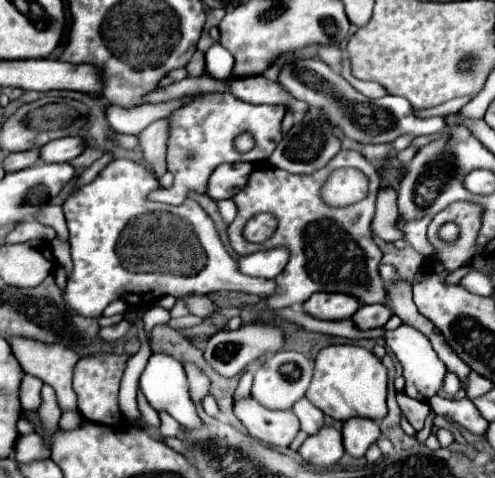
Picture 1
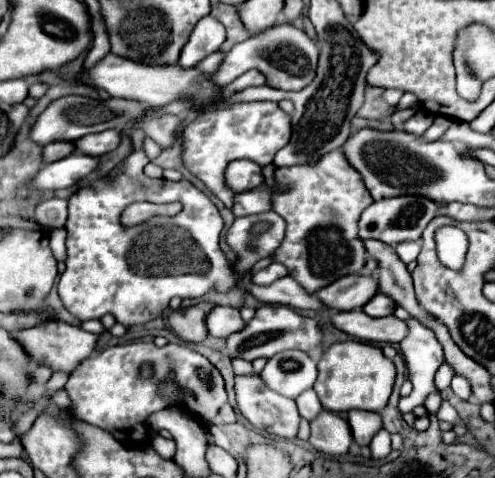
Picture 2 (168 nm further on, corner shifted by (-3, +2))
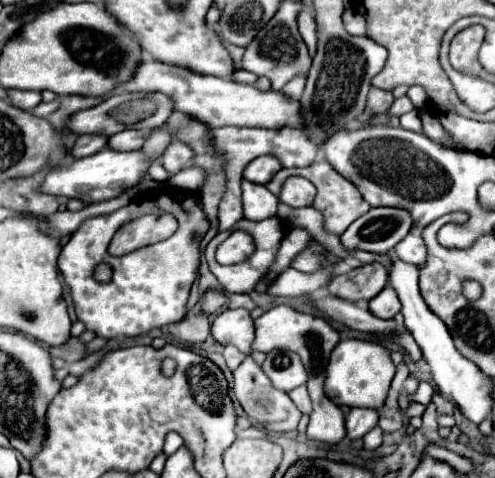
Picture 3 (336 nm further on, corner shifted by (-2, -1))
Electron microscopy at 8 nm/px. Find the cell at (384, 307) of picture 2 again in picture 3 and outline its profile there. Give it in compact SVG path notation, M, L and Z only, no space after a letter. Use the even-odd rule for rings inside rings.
M384 288L378 296L368 302L368 310L382 320L390 320L394 314L400 312L400 300L392 288Z

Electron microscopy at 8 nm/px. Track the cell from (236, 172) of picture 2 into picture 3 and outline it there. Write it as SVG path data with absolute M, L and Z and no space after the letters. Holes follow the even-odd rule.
M260 156L260 158L254 158L244 168L244 180L254 182L254 184L266 184L280 168L282 164L274 156Z

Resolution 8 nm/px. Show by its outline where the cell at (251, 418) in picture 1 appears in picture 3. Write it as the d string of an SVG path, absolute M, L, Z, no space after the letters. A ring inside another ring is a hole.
M250 356L234 370L234 394L240 402L240 406L244 408L244 412L252 420L262 424L266 430L274 430L274 432L294 432L296 430L302 414L298 412L294 402L288 398L288 394L284 394L272 386L272 382L266 378L262 368Z

